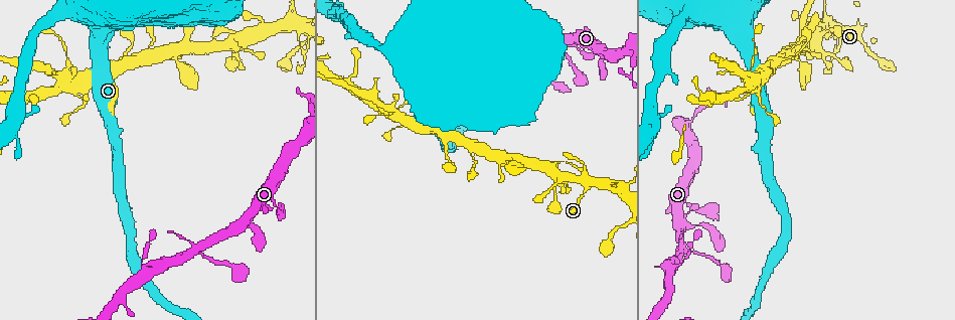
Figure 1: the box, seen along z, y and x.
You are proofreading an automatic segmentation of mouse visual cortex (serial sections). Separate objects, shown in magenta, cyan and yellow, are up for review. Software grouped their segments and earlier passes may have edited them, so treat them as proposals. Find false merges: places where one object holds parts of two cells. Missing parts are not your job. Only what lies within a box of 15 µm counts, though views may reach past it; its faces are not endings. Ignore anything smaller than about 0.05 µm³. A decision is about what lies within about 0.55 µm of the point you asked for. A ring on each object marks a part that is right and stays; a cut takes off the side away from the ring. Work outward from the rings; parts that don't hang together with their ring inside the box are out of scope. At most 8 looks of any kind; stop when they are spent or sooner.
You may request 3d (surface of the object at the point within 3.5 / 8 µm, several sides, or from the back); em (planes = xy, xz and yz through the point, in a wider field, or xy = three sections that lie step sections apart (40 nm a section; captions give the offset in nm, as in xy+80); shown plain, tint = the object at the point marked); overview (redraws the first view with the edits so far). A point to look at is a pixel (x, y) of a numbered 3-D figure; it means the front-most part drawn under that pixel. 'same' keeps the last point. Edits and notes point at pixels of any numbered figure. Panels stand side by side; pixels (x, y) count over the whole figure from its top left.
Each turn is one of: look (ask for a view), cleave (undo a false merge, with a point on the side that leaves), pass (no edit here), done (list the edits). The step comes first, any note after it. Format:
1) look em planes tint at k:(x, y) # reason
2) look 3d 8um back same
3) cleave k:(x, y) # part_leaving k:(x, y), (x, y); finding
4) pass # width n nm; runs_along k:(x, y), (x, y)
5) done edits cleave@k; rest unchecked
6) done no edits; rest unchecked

look em xy step 5 tint at 1:(748, 76) # sharp bend

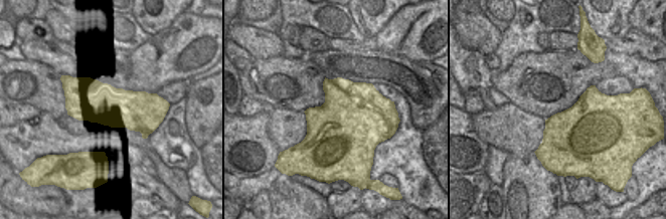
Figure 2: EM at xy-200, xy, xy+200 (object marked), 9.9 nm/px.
look 3d 3.5um same # see where the arms go

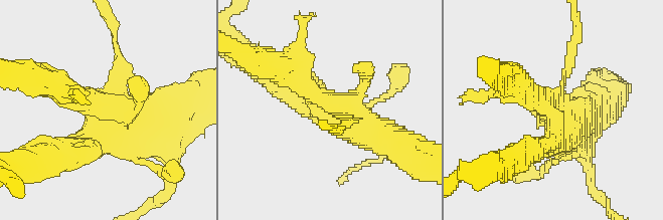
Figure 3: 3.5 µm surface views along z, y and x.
pass # runs_along 3:(399, 147), (328, 114), (294, 85); one cell here

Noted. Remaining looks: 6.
look 3d 3.5um at 1:(195, 250) # abrupt turn

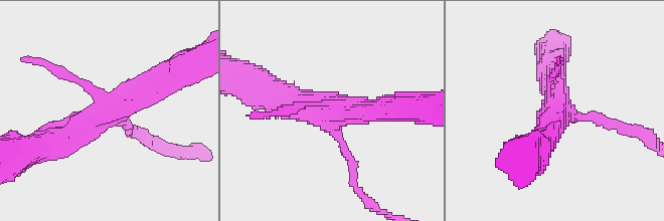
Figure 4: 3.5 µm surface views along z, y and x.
look em xy step 5 tint at 4:(334, 114) # now the EM

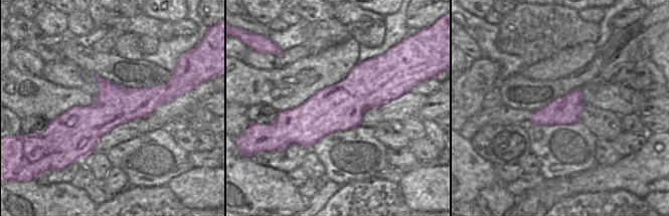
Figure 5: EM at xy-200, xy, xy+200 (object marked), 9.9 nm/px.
look em planes tint same

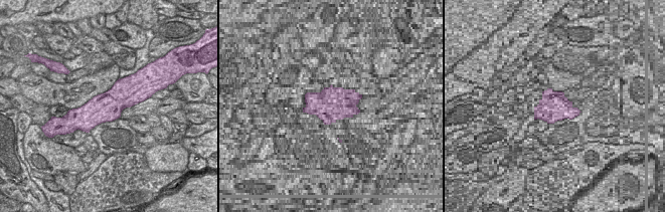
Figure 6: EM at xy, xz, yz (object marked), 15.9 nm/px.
pass # runs_along 4:(167, 77), (52, 143); all the same cell

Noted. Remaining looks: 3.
look 3d 3.5um at 1:(553, 188) # calibre changes

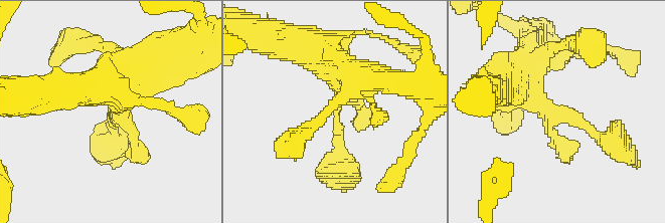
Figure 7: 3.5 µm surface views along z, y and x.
look em planes plain at 7:(559, 111)

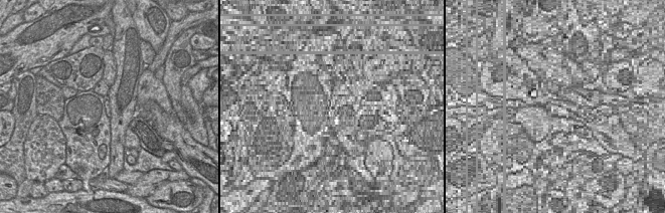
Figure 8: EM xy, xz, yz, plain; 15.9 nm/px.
look em planes tint same # with the object marked

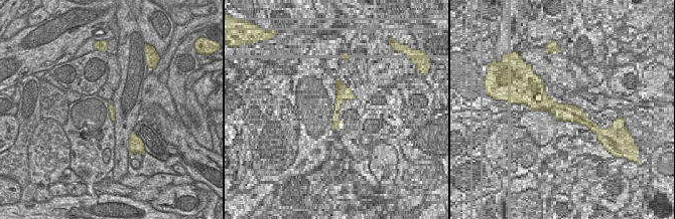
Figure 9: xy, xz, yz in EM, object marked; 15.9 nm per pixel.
pass # runs_along 9:(110, 104), (113, 120); one cell here

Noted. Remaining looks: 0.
done no edits; rest unchecked

